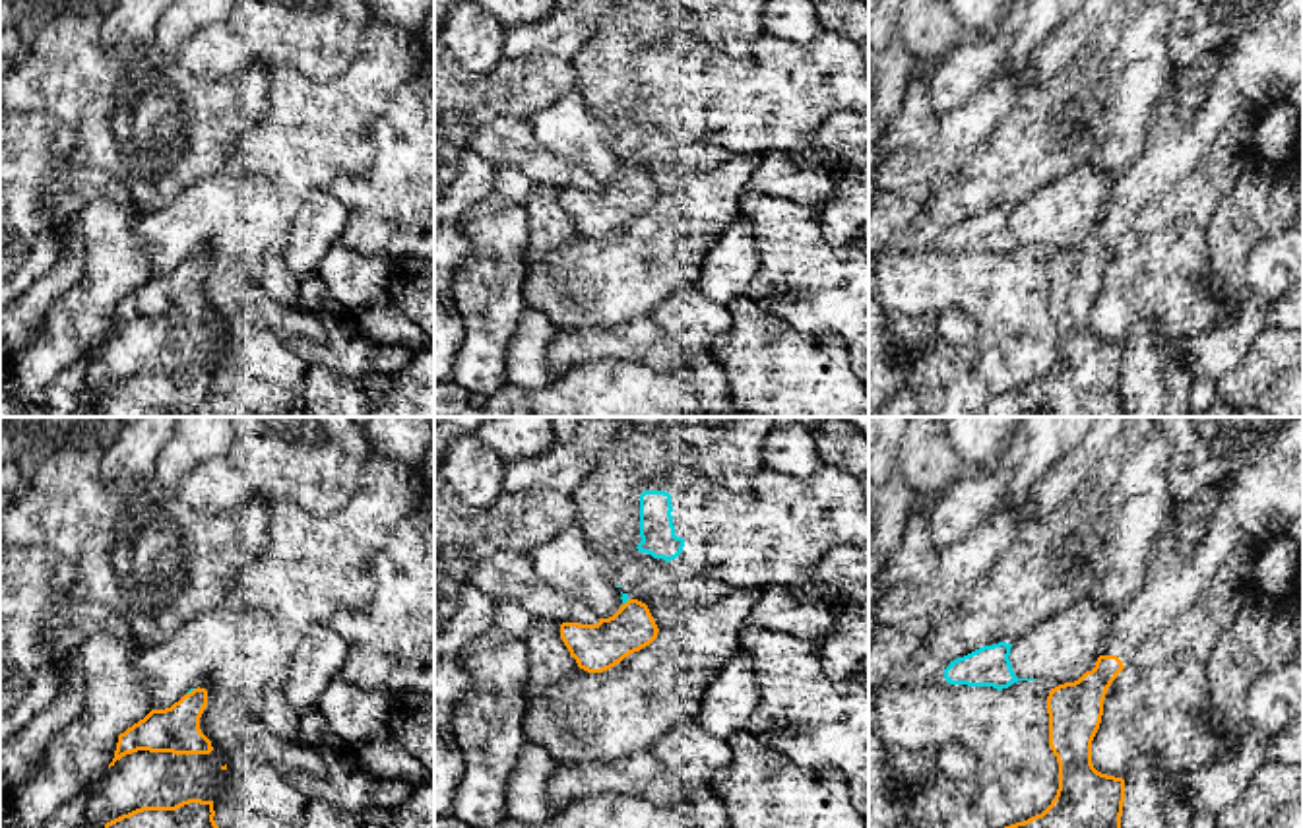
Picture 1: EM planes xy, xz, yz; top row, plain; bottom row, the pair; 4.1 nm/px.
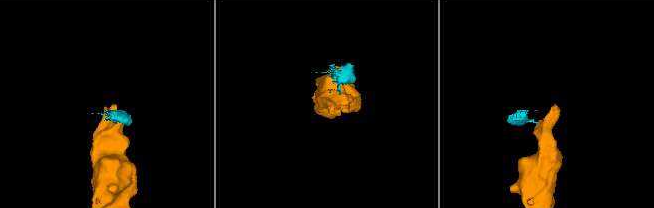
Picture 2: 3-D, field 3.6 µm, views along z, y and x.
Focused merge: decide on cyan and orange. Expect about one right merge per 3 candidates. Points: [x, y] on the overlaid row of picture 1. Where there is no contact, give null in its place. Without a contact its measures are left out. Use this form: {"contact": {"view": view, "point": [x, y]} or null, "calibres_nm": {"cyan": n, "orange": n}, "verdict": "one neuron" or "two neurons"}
{"contact": {"view": "xy", "point": [190, 691]}, "calibres_nm": {"cyan": 20, "orange": 190}, "verdict": "two neurons"}

